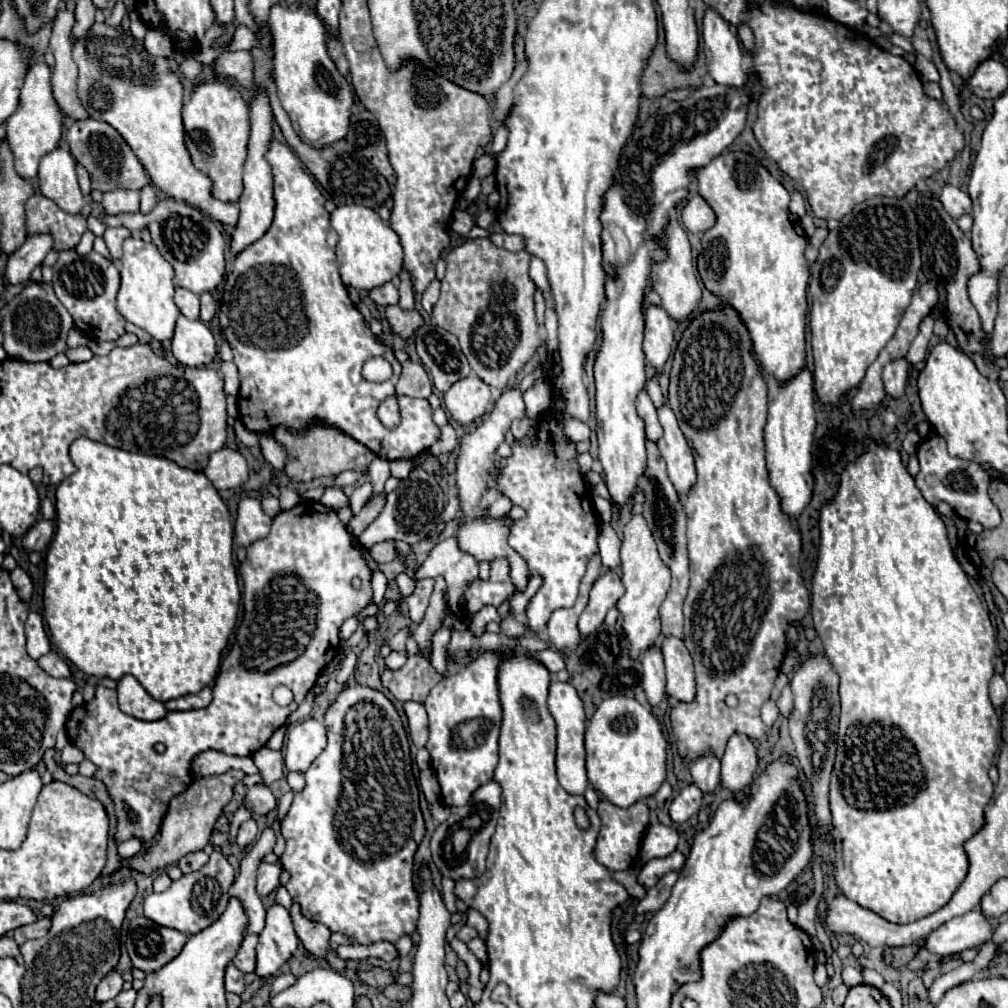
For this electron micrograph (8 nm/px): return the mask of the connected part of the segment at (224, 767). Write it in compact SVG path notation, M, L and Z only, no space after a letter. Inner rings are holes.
M207 750L200 753L194 760L192 773L194 780L199 780L207 776L223 774L229 769L242 770L246 774L258 774L256 764L252 758L238 758L238 756L227 755L216 750Z

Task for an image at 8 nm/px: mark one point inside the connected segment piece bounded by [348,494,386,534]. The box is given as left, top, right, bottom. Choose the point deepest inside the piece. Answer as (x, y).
(374, 507)

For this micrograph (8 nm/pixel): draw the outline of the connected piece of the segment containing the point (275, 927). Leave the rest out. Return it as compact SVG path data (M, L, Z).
M270 906L266 914L266 926L258 940L258 964L256 974L260 978L274 976L296 952L298 936L292 926L292 918L286 908Z

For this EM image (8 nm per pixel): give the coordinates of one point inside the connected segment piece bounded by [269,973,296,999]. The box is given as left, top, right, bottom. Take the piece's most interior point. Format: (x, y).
(284, 980)

